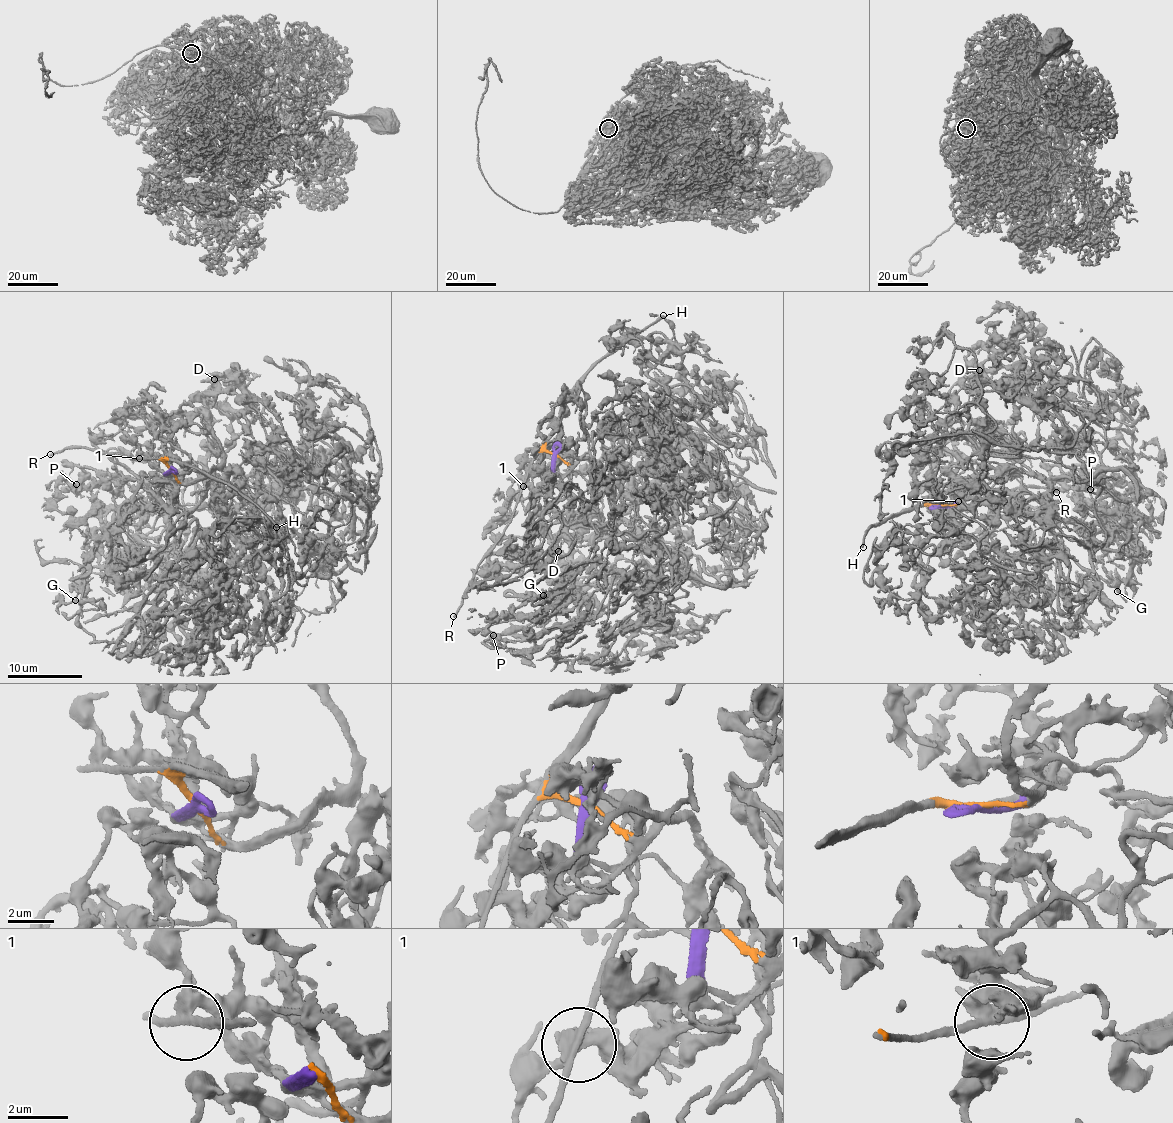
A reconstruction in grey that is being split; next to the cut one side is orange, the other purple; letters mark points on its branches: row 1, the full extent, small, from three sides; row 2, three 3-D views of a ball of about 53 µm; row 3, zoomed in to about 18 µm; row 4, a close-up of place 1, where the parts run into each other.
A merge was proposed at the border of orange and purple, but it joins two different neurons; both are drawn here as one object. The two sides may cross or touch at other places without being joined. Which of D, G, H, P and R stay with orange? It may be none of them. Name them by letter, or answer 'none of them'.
H, R

